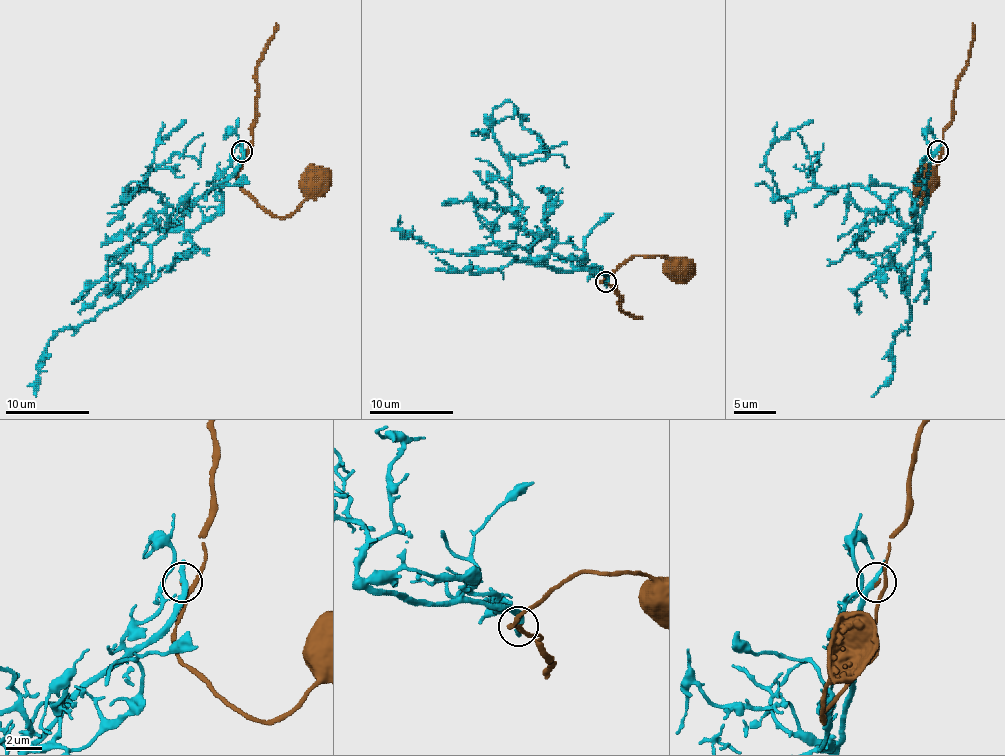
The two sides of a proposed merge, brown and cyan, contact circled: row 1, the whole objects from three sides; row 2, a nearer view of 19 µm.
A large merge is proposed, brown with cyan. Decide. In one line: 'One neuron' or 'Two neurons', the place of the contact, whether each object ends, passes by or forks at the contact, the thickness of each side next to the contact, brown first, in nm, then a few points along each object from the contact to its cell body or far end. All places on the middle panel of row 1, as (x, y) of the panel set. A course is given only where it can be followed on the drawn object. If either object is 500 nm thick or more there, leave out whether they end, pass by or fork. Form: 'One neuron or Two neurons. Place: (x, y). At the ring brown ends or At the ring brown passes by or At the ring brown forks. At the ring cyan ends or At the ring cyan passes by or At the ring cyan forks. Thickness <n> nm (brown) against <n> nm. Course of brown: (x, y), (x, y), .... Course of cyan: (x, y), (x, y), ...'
One neuron. Place: (606, 281). At the ring brown passes by. At the ring cyan passes by. Thickness 170 nm (brown) against 280 nm. Course of brown: (606, 281), (602, 281), (638, 255), (665, 255), (678, 266). Course of cyan: (606, 281), (530, 257), (532, 236), (511, 205), (511, 167), (492, 125), (518, 110), (549, 156)

